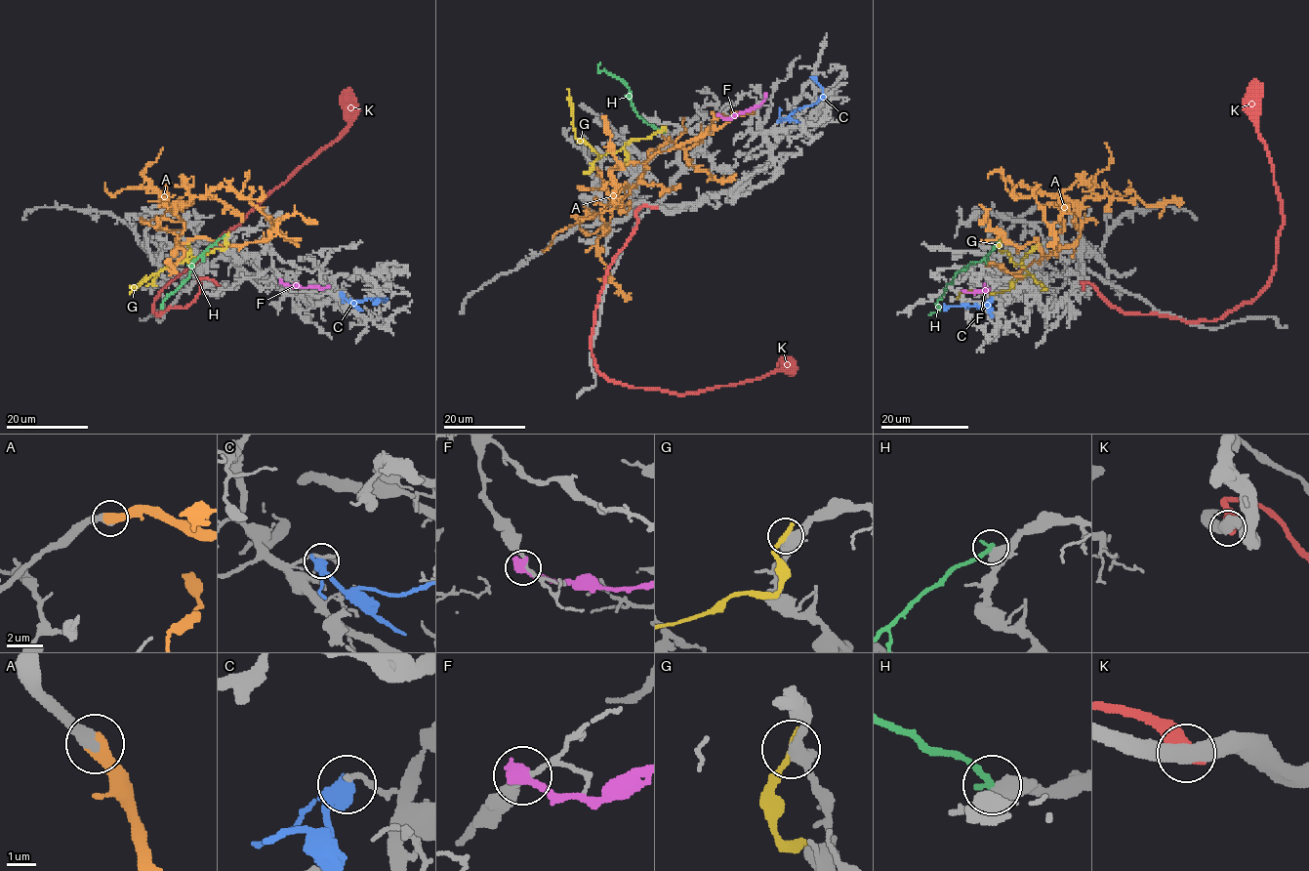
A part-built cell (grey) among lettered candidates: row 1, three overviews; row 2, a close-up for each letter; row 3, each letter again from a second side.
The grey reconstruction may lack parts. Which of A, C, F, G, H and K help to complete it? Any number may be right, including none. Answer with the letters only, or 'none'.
A

